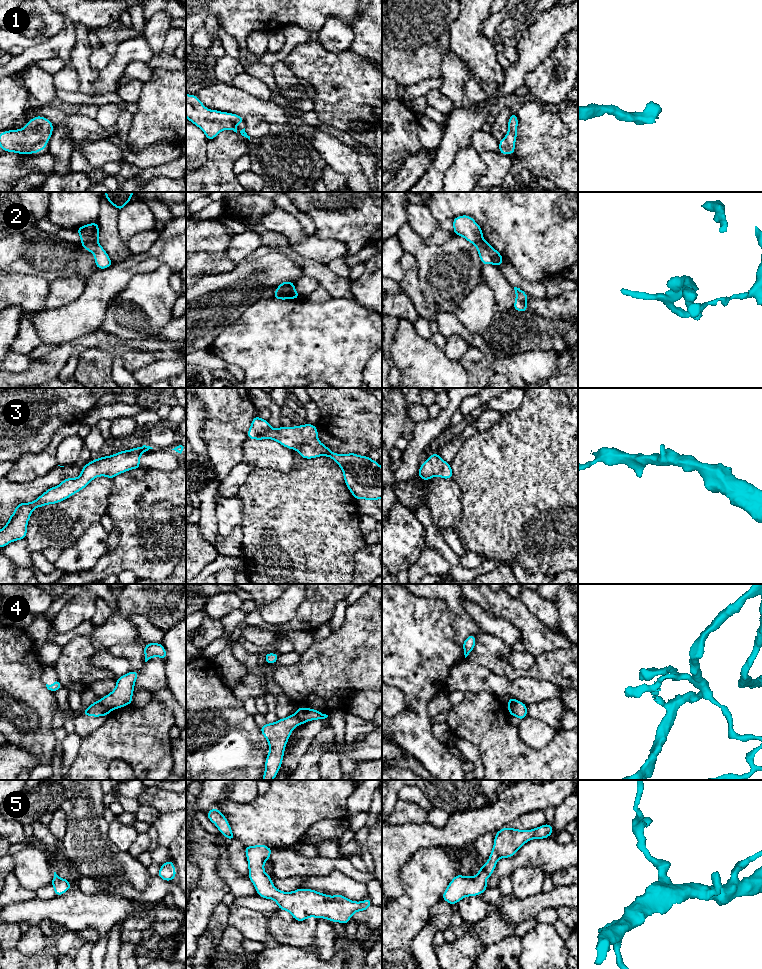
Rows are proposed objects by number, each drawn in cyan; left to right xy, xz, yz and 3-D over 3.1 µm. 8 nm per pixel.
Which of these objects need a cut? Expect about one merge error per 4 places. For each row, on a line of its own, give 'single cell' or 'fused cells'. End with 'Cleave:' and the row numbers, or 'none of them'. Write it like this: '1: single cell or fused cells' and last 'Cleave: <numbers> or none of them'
1: single cell
2: fused cells
3: single cell
4: fused cells
5: single cell
Cleave: 2, 4

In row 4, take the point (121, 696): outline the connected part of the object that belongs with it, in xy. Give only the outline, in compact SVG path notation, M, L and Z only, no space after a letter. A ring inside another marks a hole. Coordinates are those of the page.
M129 671L127 674L116 679L115 689L100 699L103 706L109 711L113 711L132 704L135 681L139 671Z

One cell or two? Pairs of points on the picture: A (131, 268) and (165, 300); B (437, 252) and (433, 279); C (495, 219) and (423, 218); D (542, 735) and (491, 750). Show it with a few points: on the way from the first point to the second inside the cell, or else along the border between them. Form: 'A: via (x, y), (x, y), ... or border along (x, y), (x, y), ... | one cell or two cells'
A: border along (159, 266), (151, 272), (135, 274), (122, 291) | two cells
B: via (437, 259), (437, 272) | one cell
C: border along (427, 206), (431, 215), (438, 222) | two cells
D: border along (517, 726), (519, 737), (530, 747), (545, 746) | two cells

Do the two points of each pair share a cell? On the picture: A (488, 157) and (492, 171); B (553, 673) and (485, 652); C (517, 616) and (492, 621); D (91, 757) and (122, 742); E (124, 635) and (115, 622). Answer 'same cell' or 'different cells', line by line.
A: same cell
B: same cell
C: different cells
D: same cell
E: same cell

